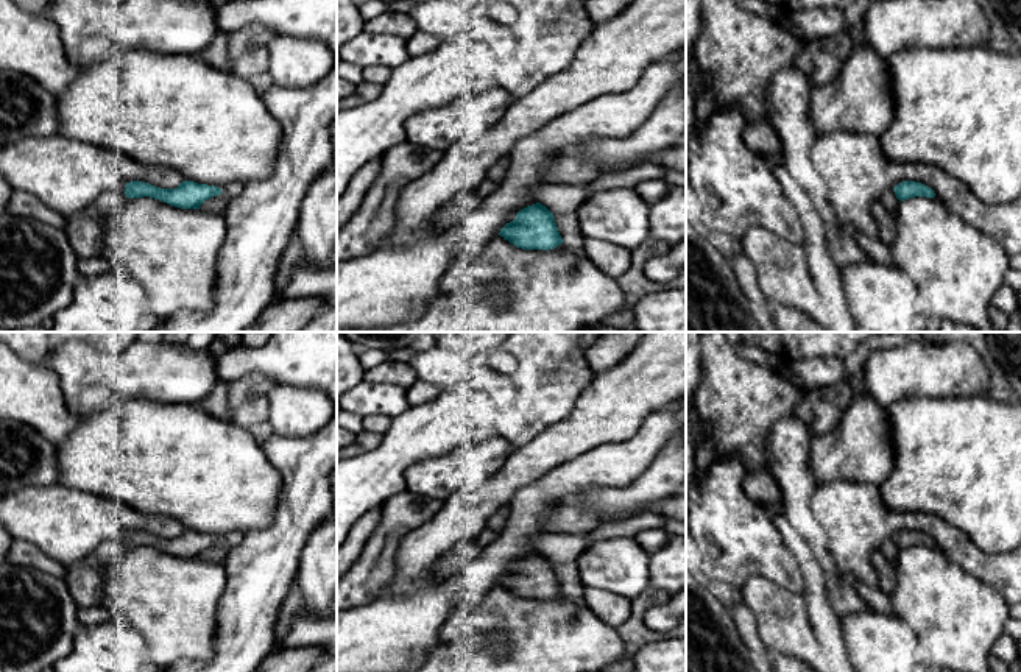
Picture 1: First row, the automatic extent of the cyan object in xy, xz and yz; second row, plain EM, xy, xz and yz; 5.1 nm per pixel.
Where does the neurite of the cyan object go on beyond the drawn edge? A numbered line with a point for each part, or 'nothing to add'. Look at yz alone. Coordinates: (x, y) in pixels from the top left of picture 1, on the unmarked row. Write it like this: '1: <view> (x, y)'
1: yz (890, 549)

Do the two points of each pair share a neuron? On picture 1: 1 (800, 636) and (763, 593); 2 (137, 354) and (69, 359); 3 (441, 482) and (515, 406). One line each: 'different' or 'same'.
1: same
2: same
3: different

